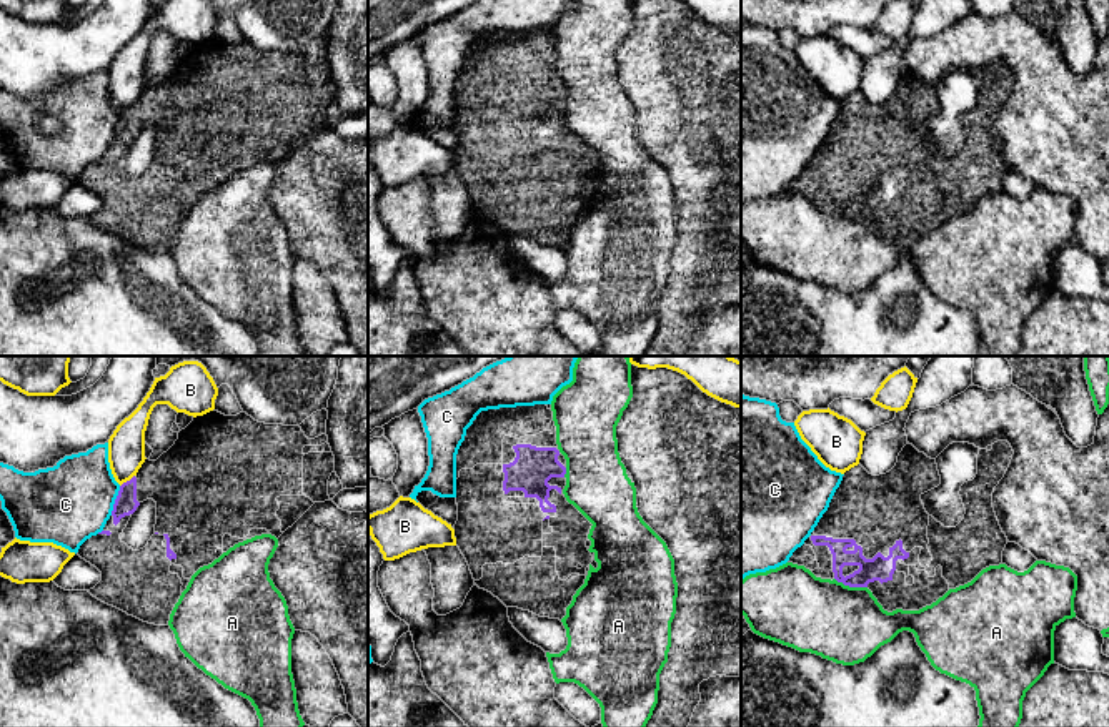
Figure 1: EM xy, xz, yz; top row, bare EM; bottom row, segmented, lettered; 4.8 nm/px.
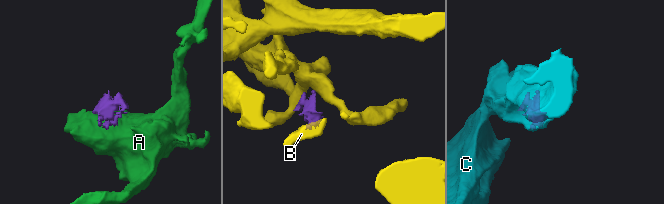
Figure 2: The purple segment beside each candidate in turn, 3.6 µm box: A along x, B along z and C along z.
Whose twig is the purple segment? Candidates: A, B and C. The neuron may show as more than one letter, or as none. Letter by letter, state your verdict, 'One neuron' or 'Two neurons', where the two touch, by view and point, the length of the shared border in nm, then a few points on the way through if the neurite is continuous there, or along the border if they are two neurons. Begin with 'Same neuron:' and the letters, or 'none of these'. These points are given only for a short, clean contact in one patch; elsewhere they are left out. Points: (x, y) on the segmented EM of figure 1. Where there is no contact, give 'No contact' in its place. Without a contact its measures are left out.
Same neuron: none of these
A: Two neurons. Touches purple at yz (851, 586). Shared border 170 nm. Boundary: yz (835, 578), (850, 586), (866, 588)
B: Two neurons. Touches purple at xy (127, 481). Shared border 90 nm. Boundary: xy (134, 474), (120, 486)
C: Two neurons. Touches purple at xy (115, 501). Shared border 150 nm

